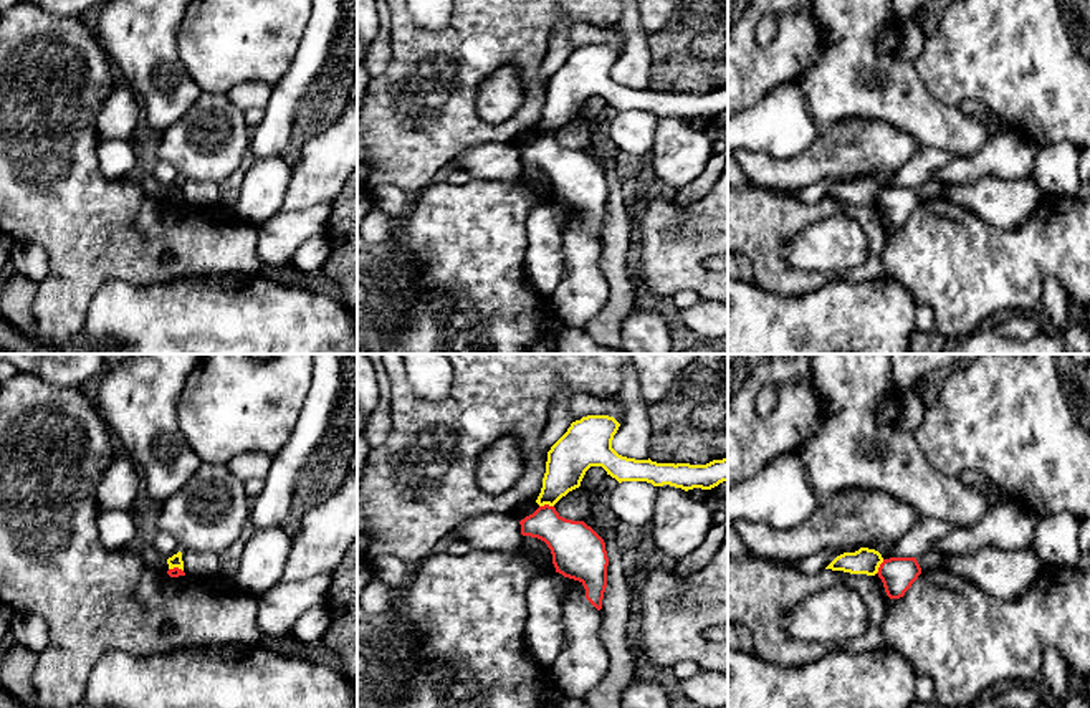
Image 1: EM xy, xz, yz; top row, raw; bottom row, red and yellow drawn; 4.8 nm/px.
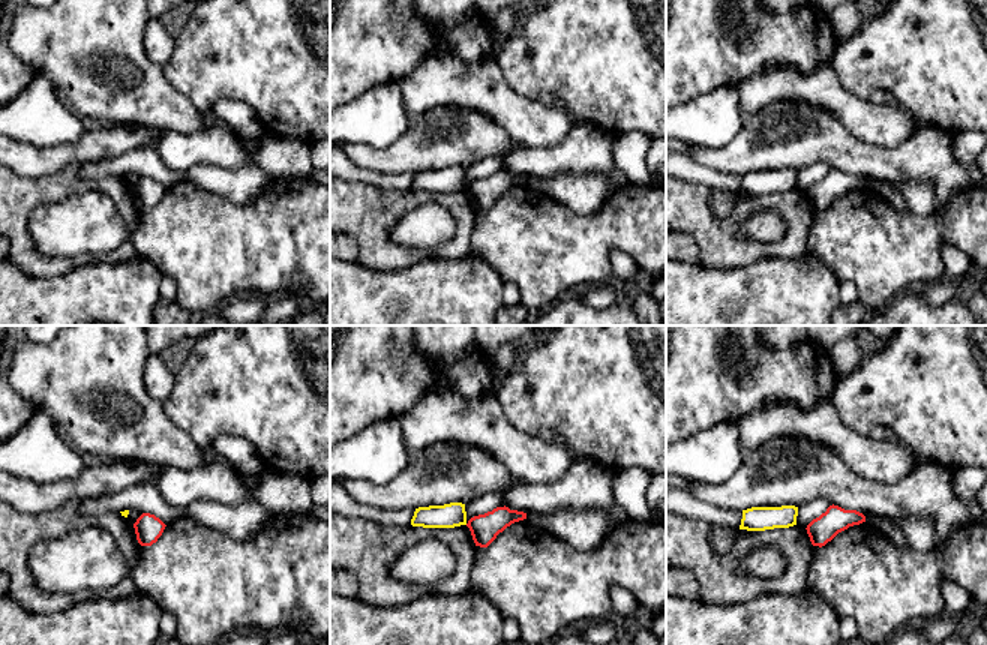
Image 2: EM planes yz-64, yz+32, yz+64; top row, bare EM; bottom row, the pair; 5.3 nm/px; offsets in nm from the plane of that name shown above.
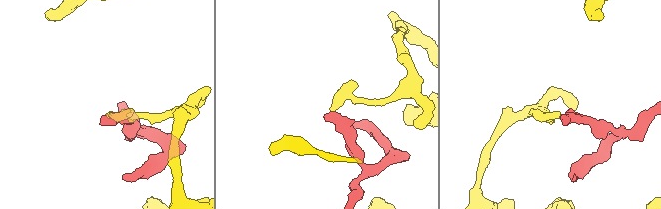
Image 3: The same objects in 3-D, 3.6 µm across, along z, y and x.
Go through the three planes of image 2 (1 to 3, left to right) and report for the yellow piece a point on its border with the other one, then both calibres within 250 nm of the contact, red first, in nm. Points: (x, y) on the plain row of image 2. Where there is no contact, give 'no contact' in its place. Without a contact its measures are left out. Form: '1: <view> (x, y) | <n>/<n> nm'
1: no contact
2: no contact
3: no contact

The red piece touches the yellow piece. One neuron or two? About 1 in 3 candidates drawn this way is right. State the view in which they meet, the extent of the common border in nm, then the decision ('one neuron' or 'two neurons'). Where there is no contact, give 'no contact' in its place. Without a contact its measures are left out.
xz | 70 nm | two neurons

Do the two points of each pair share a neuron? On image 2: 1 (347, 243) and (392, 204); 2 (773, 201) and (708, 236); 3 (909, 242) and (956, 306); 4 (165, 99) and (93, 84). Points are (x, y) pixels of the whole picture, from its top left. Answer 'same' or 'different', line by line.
1: different
2: same
3: different
4: same

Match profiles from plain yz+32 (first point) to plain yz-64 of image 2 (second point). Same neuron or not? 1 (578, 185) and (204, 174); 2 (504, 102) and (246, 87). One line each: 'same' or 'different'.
1: same
2: different

